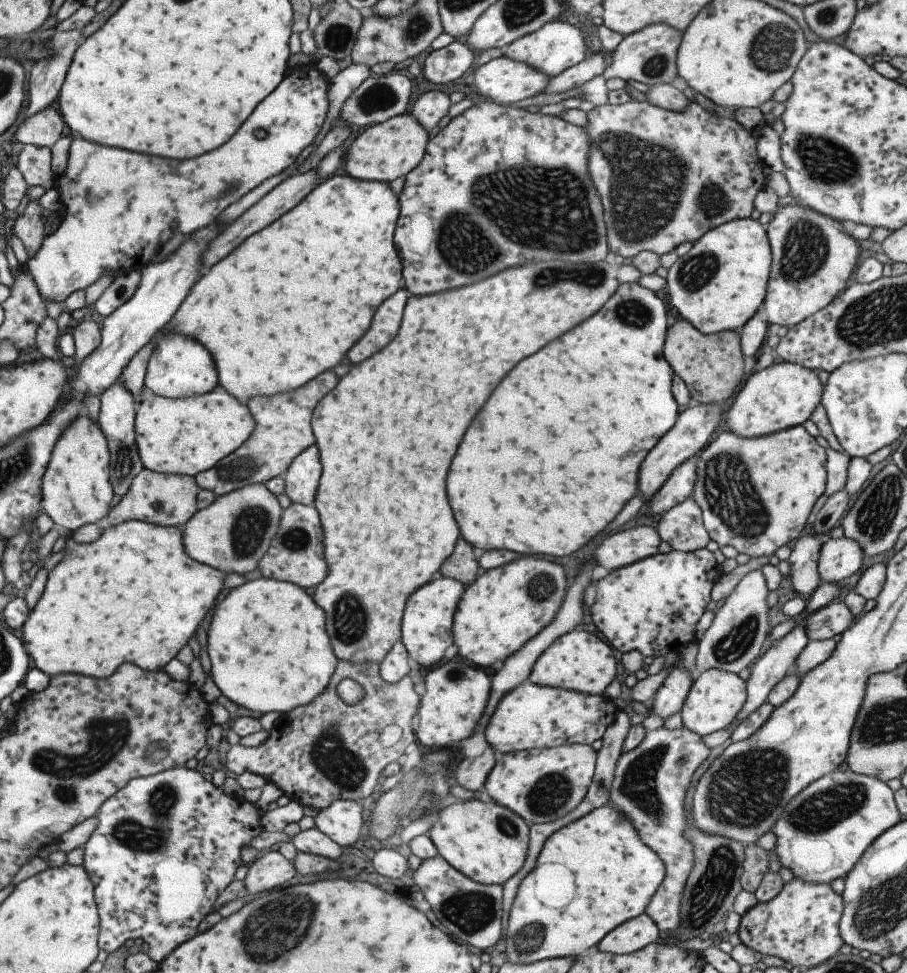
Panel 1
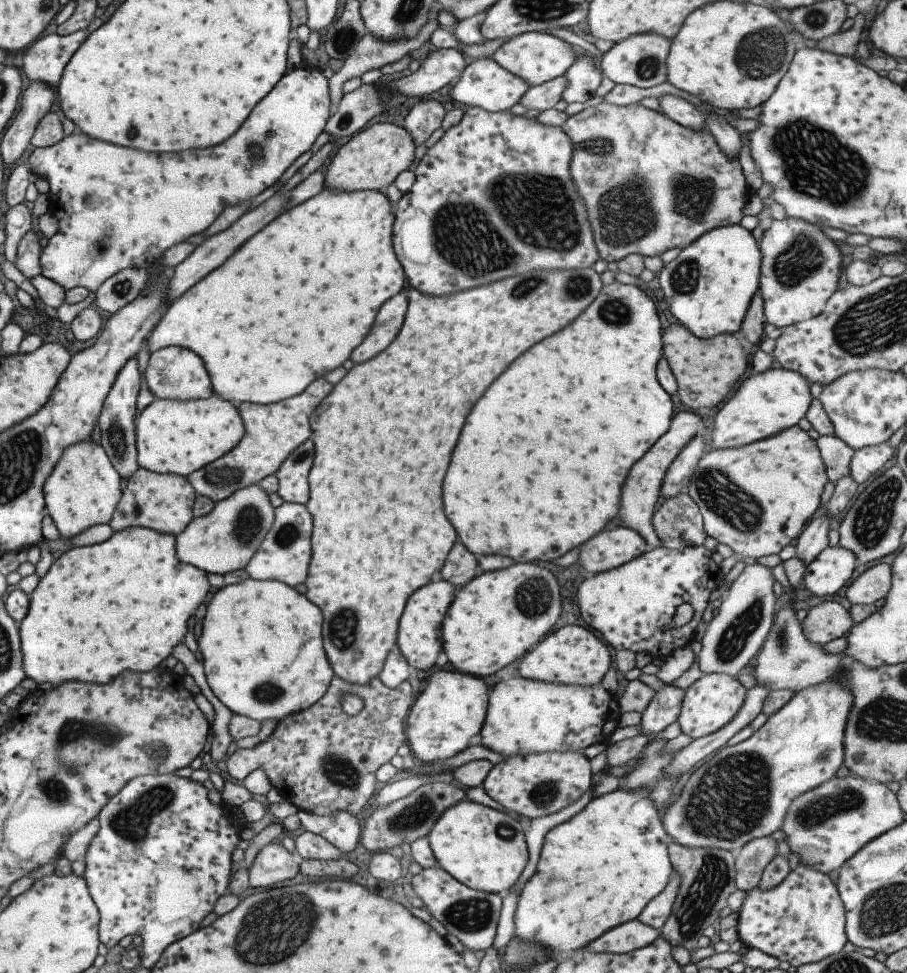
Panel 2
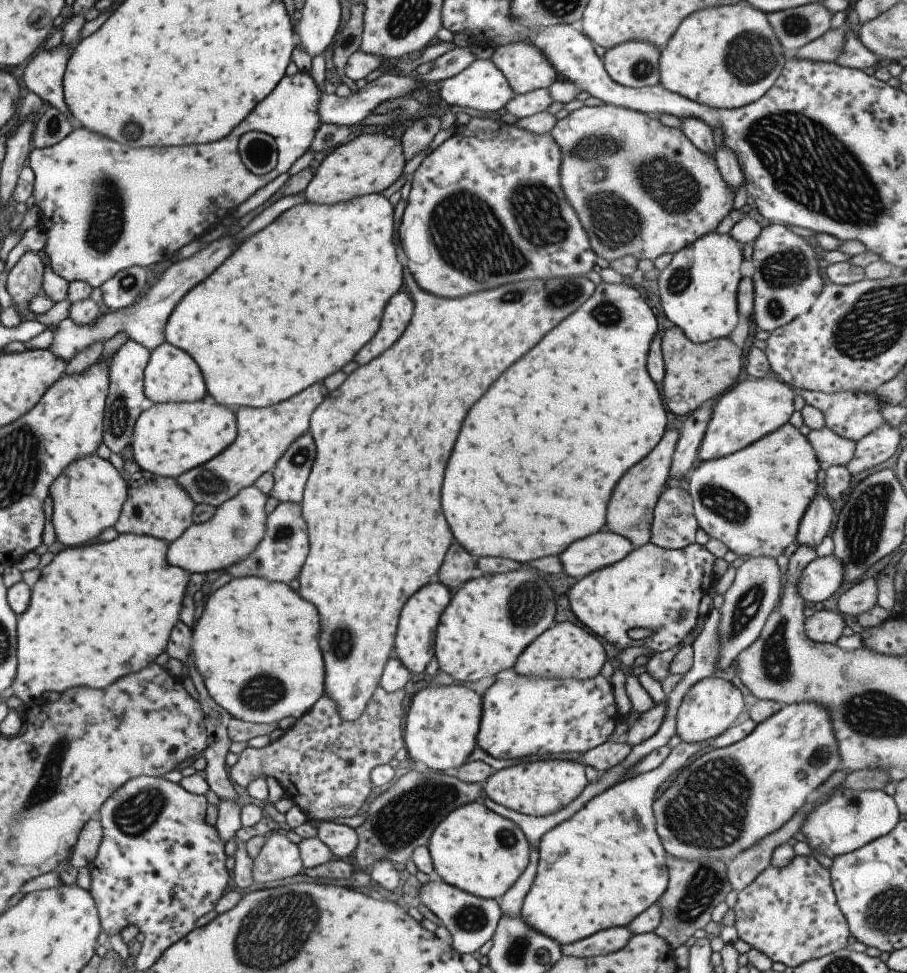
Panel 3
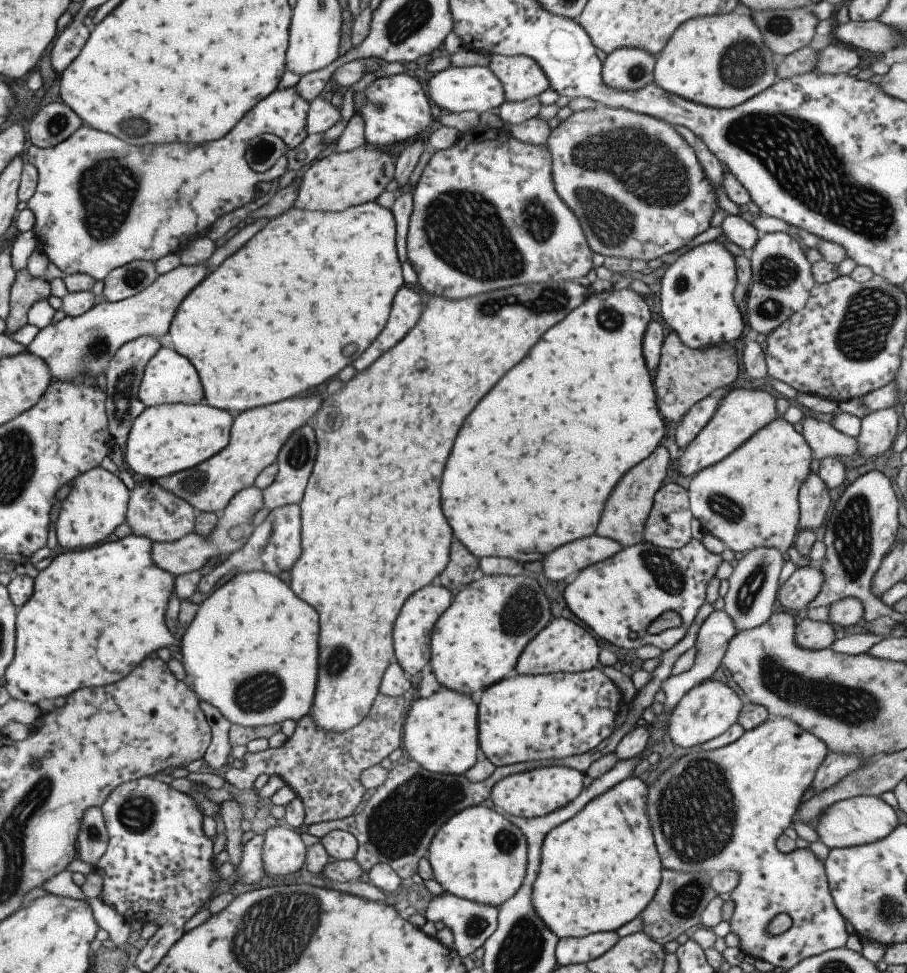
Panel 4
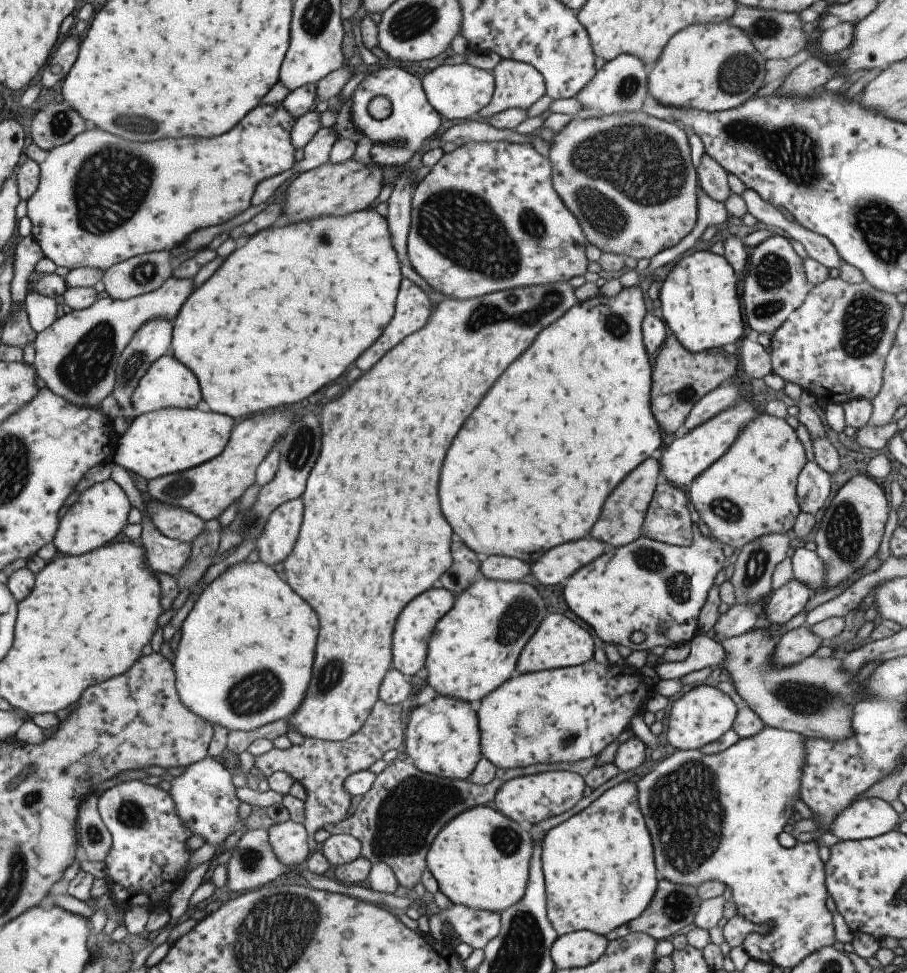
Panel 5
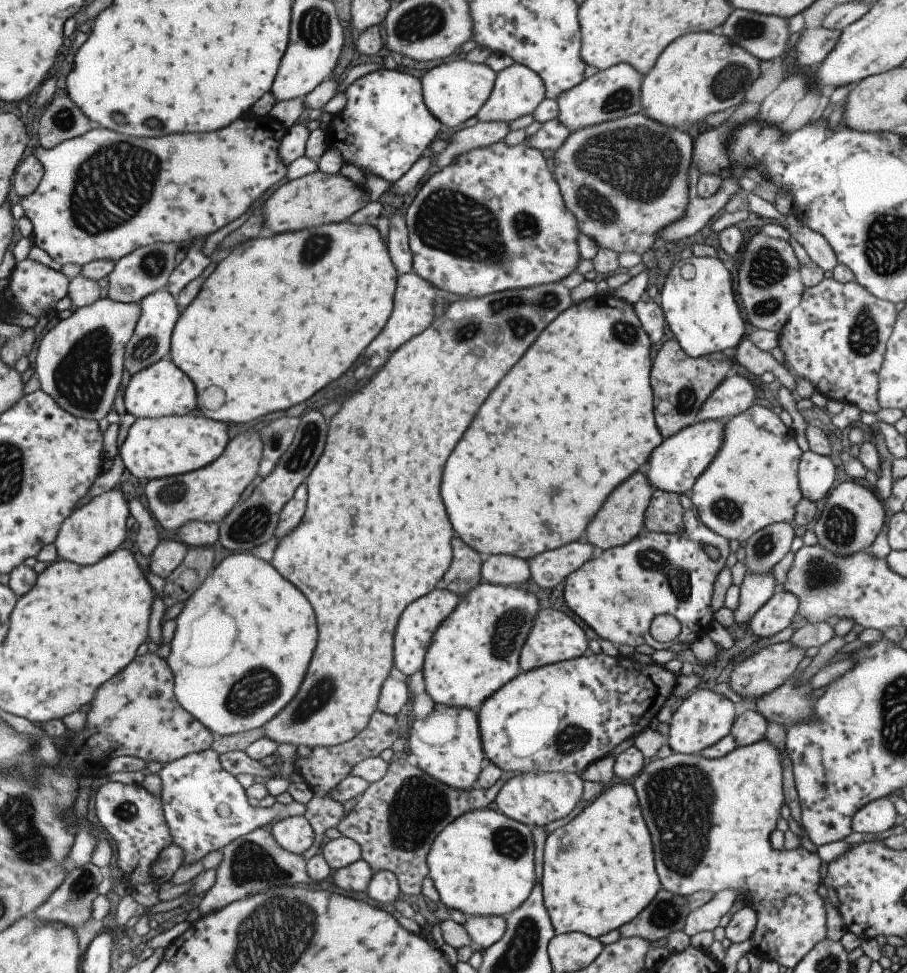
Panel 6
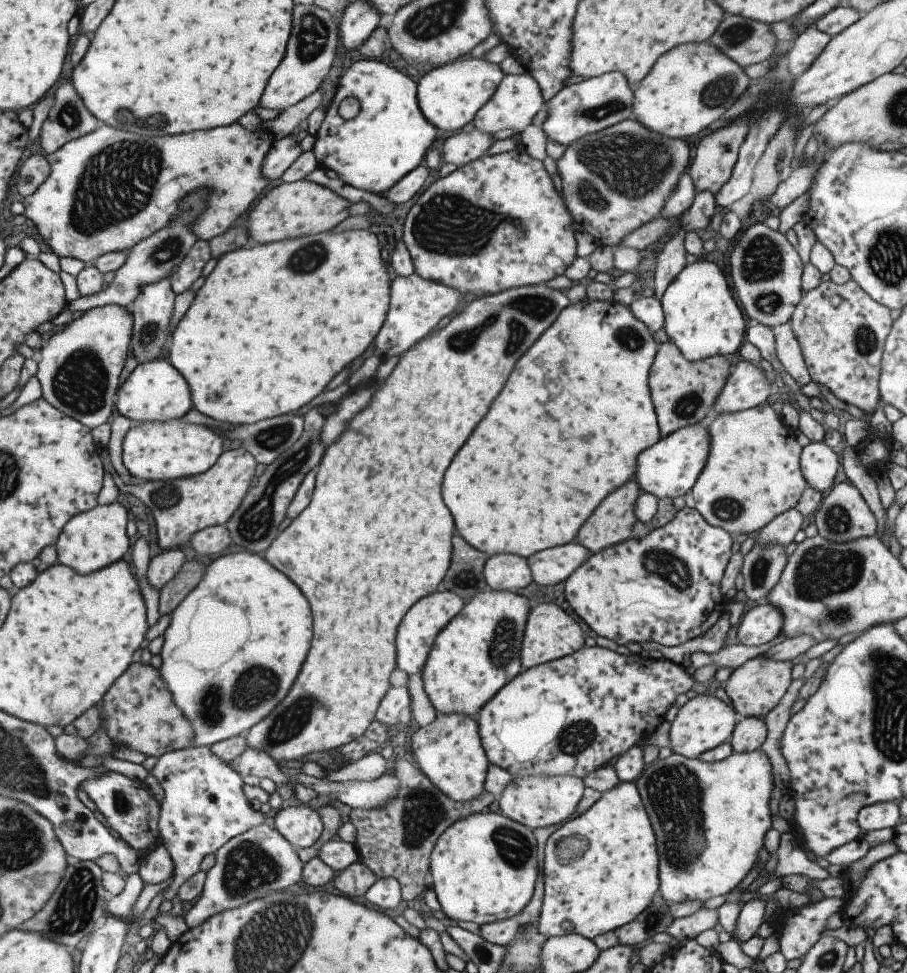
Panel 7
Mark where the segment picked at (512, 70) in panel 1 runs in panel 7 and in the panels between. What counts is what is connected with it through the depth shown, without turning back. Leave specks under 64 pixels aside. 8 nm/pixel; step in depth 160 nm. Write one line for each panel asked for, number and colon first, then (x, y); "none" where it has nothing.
2: (483, 83)
3: (480, 85)
4: (454, 89)
5: (457, 91)
6: (453, 91)
7: (448, 97)

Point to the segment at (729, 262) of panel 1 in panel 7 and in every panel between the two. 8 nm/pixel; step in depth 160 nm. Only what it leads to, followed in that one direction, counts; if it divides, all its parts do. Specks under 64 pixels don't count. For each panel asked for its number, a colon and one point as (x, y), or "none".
2: (709, 285)
3: (697, 289)
4: (695, 301)
5: (698, 300)
6: (697, 303)
7: (700, 317)

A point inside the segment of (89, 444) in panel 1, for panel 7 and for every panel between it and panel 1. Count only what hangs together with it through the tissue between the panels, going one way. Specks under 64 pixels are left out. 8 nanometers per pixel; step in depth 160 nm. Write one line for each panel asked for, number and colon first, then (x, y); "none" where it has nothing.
2: (83, 488)
3: (87, 497)
4: (96, 503)
5: (99, 513)
6: (96, 528)
7: (89, 541)

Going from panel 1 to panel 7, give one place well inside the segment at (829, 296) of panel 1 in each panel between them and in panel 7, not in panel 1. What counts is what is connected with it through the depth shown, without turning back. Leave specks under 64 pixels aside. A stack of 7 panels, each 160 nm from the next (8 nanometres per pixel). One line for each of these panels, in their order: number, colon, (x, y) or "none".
2: (799, 268)
3: (787, 278)
4: (781, 280)
5: (775, 284)
6: (768, 282)
7: (765, 270)

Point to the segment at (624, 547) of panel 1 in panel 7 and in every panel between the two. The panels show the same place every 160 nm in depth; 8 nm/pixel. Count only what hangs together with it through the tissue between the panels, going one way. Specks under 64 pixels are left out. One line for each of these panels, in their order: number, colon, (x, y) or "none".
2: (608, 549)
3: (603, 548)
4: (563, 563)
5: (557, 563)
6: (548, 568)
7: (547, 567)

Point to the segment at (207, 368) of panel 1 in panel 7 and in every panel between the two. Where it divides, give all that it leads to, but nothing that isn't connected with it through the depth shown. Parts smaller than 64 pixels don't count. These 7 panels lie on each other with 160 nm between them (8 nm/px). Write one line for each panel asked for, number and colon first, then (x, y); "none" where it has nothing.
2: (174, 373)
3: (170, 375)
4: (168, 377)
5: (166, 383)
6: (161, 389)
7: (154, 391)

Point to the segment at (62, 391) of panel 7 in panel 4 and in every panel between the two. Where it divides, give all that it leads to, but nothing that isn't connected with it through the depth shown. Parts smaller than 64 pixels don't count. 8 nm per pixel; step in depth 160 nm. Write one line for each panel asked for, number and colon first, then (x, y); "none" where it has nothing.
4: (73, 348)
5: (76, 355)
6: (78, 362)

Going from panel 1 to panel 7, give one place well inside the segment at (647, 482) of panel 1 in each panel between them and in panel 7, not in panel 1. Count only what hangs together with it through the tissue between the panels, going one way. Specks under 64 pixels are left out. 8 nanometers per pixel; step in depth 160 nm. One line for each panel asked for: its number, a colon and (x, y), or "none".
2: (638, 494)
3: (629, 511)
4: (622, 518)
5: (619, 522)
6: (619, 519)
7: (610, 524)

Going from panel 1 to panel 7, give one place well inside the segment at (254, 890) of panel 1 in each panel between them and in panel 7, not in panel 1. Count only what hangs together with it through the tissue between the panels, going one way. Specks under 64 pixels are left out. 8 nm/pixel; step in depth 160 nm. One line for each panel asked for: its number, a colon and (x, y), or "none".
2: (272, 863)
3: (278, 858)
4: (283, 852)
5: (288, 840)
6: (293, 834)
7: (301, 826)

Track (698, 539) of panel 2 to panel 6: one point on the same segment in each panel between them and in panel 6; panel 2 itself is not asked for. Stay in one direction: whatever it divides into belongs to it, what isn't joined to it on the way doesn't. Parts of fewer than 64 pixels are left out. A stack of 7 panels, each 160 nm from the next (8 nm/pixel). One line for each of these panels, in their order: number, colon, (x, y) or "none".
3: (673, 526)
4: (667, 525)
5: (666, 520)
6: (663, 514)

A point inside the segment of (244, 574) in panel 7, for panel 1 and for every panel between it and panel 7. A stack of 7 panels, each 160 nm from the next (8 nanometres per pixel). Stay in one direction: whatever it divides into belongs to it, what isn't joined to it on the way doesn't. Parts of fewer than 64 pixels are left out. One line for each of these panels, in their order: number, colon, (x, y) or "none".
1: (269, 652)
2: (261, 645)
3: (255, 645)
4: (250, 651)
5: (243, 659)
6: (242, 641)

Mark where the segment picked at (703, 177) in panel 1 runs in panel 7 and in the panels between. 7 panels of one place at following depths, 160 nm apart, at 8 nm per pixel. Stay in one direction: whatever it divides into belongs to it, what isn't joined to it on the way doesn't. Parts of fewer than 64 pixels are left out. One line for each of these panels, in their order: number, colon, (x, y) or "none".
2: (649, 184)
3: (645, 189)
4: (659, 200)
5: (627, 178)
6: (623, 180)
7: (615, 180)

